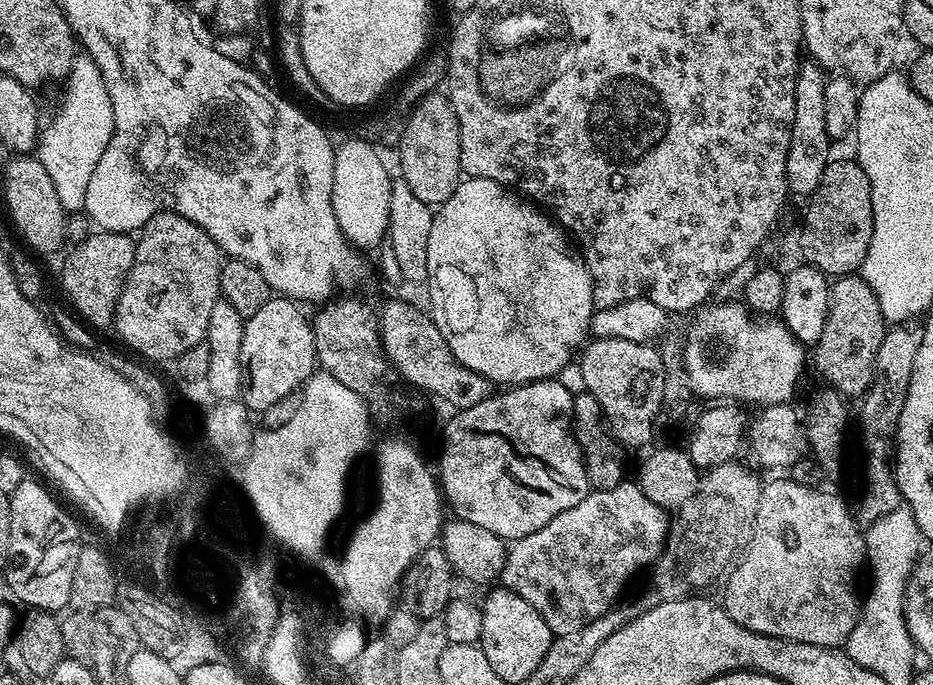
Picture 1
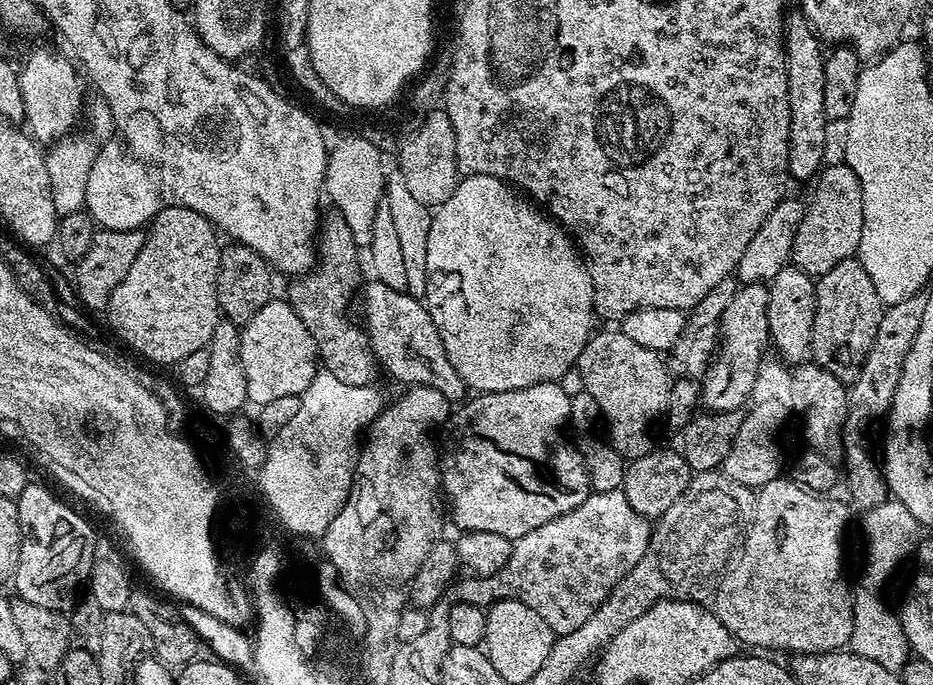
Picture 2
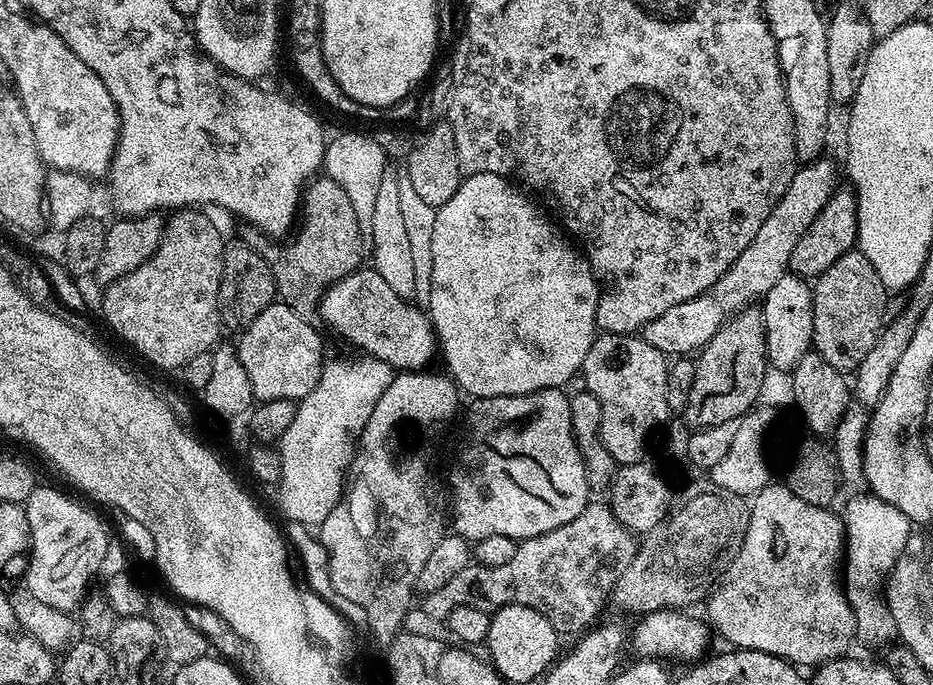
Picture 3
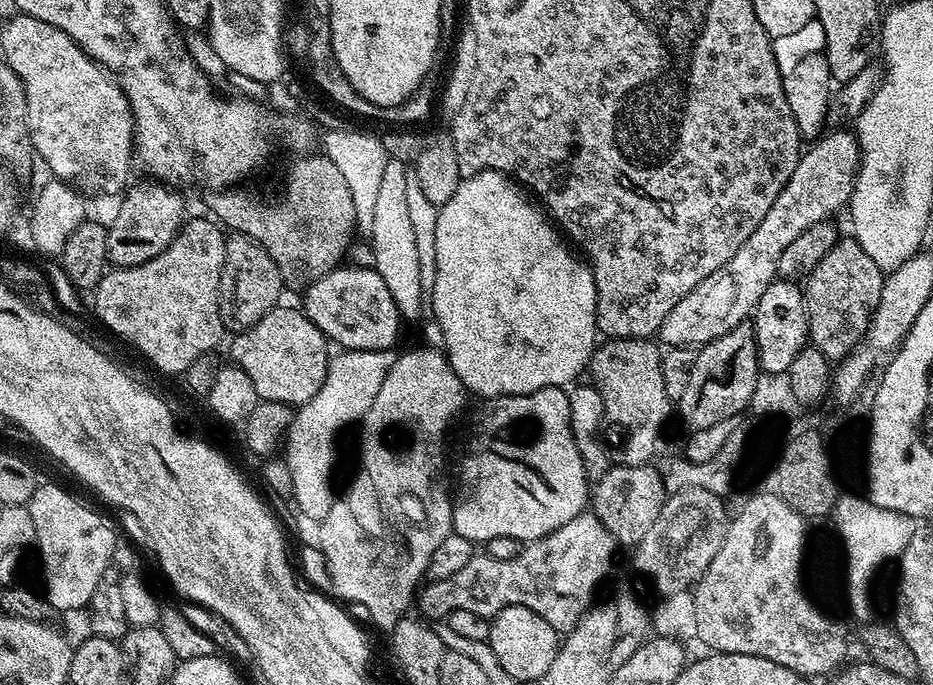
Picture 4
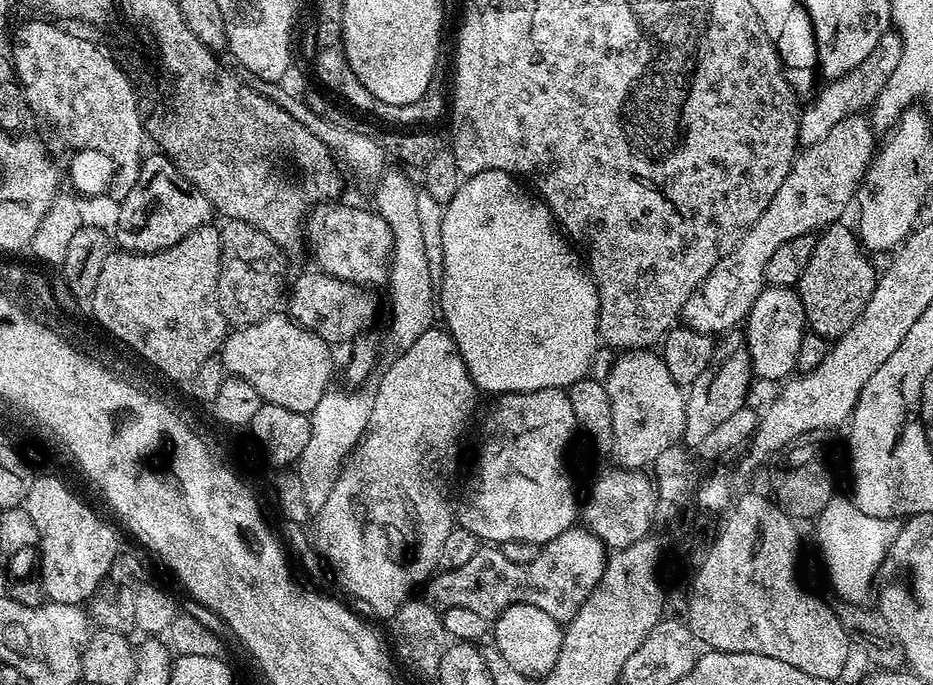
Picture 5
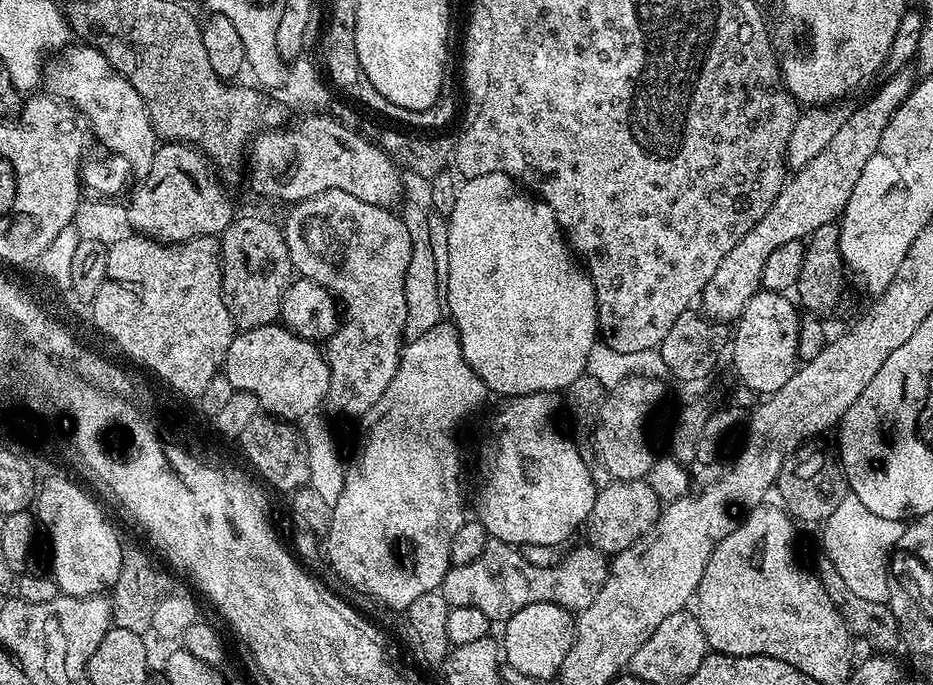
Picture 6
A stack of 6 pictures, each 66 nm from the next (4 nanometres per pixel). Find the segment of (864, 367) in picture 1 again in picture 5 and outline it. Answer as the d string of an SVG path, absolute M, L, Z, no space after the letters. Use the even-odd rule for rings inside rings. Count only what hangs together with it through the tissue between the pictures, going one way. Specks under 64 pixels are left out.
M843 221L827 225L819 233L814 252L796 285L805 323L811 331L824 339L837 340L854 326L866 308L878 279L878 270L868 259L859 237Z

